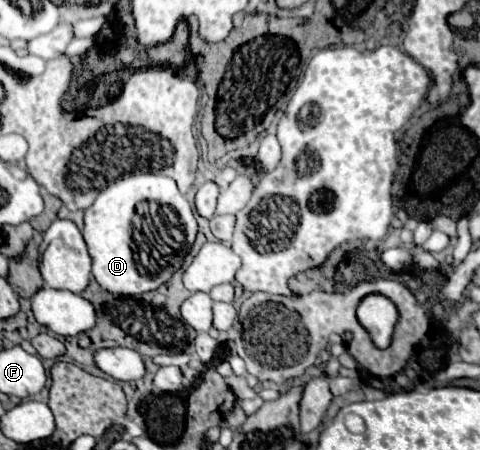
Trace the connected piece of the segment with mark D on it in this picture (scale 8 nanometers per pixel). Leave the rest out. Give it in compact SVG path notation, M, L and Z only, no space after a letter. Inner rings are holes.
M153 173L129 175L101 189L95 203L85 211L83 223L85 225L81 233L89 257L93 261L91 273L95 281L113 295L139 295L167 283L171 275L181 267L197 235L195 213L187 203L187 199L179 193L175 181L169 181L165 175L153 175Z

